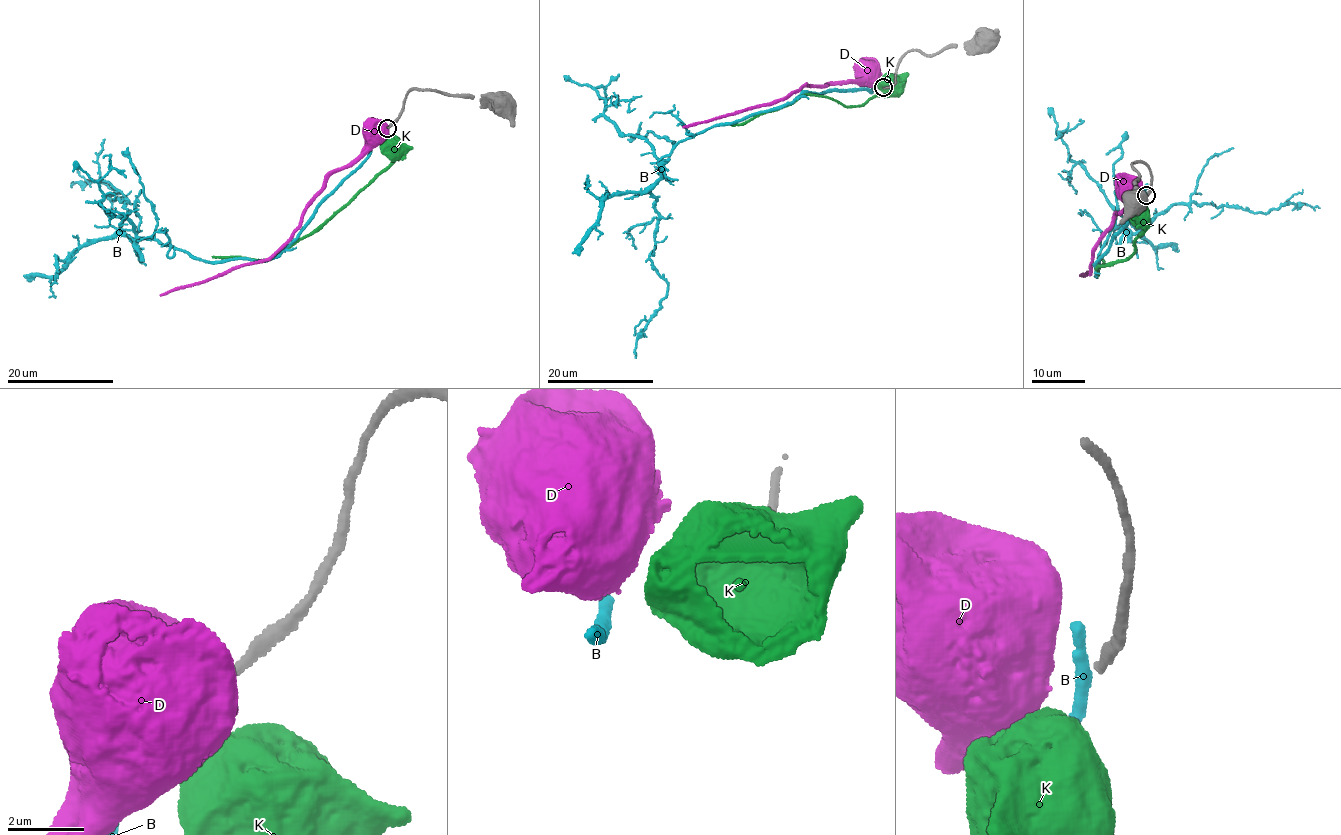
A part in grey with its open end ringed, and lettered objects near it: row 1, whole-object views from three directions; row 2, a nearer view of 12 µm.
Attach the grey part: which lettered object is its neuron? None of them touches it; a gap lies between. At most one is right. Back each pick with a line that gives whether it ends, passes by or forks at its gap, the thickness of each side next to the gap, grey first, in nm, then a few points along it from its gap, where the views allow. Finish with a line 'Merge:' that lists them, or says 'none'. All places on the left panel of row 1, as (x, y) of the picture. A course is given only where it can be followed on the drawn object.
Merge: none

